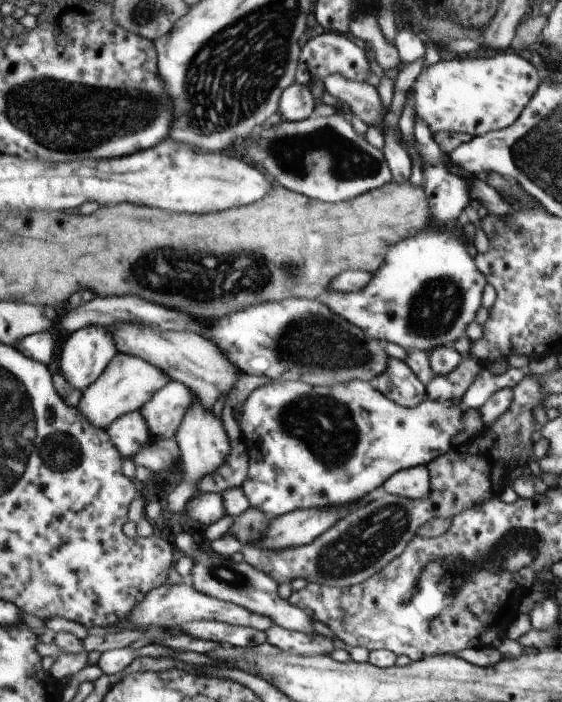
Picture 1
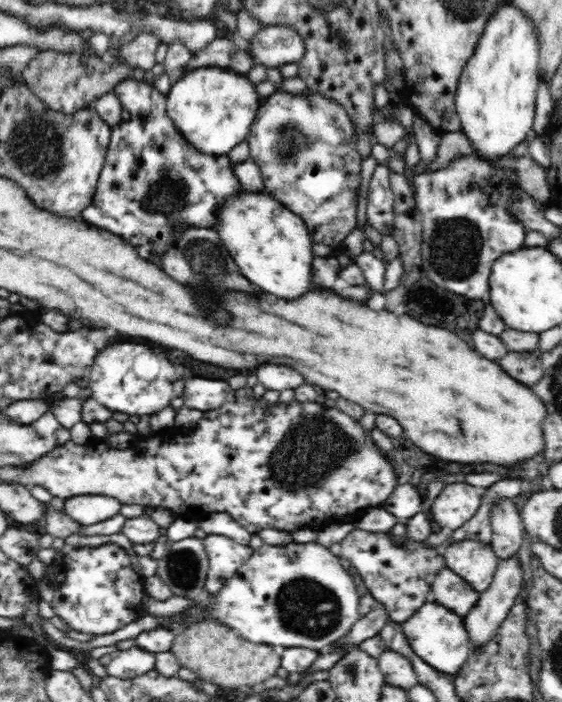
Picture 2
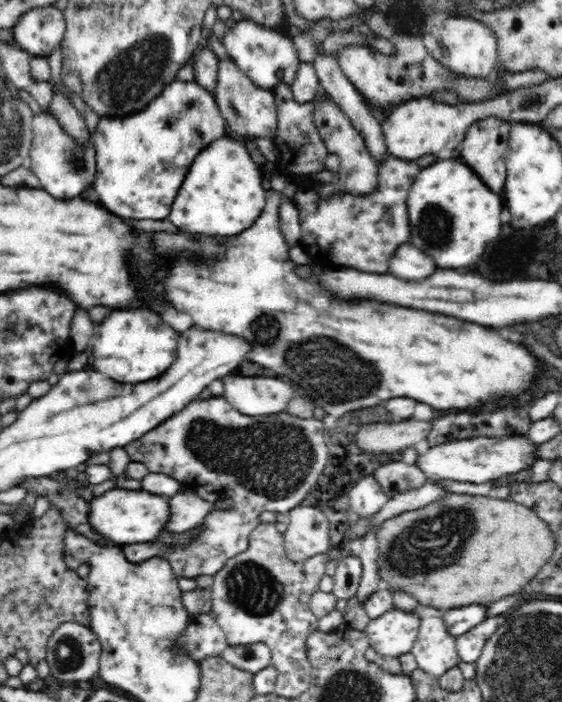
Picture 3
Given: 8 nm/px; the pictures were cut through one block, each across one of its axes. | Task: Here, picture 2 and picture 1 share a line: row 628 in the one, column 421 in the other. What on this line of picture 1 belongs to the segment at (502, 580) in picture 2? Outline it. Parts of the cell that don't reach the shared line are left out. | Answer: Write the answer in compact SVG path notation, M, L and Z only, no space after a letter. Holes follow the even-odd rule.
M421 465L393 473L382 487L387 494L418 499L425 496L433 484L434 479L428 474L427 466Z

